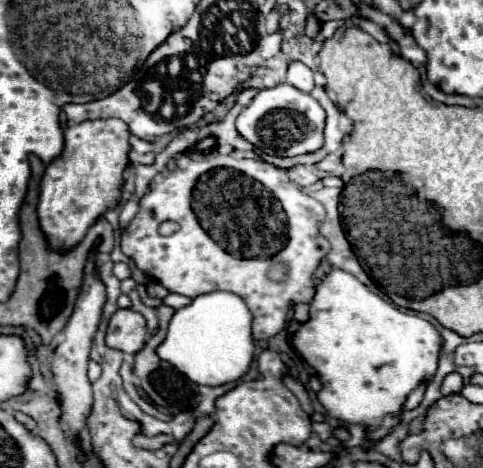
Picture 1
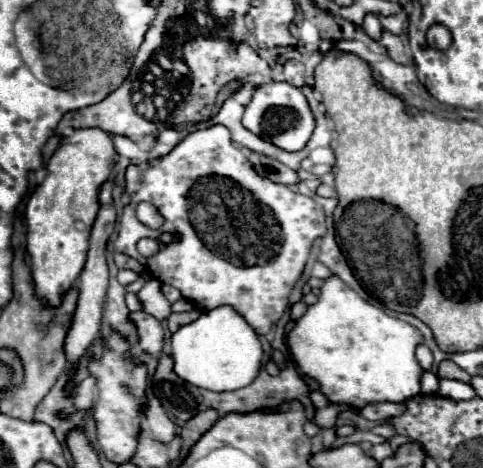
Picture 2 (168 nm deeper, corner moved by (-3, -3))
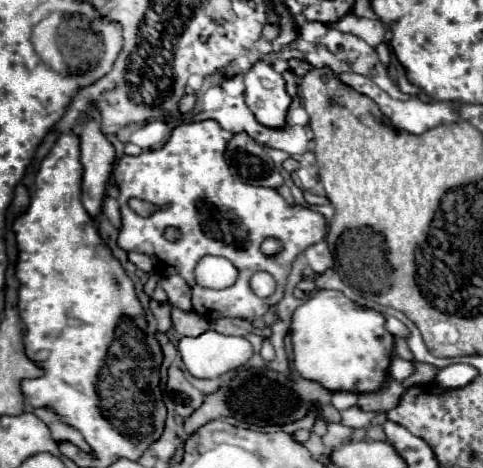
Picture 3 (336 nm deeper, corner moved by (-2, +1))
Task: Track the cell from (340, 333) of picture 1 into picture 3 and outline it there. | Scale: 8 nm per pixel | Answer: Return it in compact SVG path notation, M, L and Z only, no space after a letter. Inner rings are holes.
M319 289L305 303L301 303L291 319L291 345L293 345L293 367L305 379L321 383L331 393L375 393L389 387L389 365L393 361L393 335L385 329L385 317L357 301L349 299L337 289Z

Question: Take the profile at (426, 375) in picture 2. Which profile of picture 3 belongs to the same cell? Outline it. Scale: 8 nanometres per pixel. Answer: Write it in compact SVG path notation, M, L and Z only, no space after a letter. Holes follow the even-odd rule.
M395 357L395 359L393 359L391 369L389 369L391 377L393 377L393 379L397 379L397 381L407 379L409 375L413 375L413 371L415 371L415 365L413 365L411 361L407 361L407 359L399 359L399 357Z

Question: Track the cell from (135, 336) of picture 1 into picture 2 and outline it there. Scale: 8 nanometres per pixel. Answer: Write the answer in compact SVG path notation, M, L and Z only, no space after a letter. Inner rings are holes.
M136 311L132 313L132 319L136 321L138 325L138 337L140 337L140 347L146 351L146 353L152 353L152 355L158 355L162 351L162 343L164 343L164 329L162 329L162 323L144 313L144 311Z

